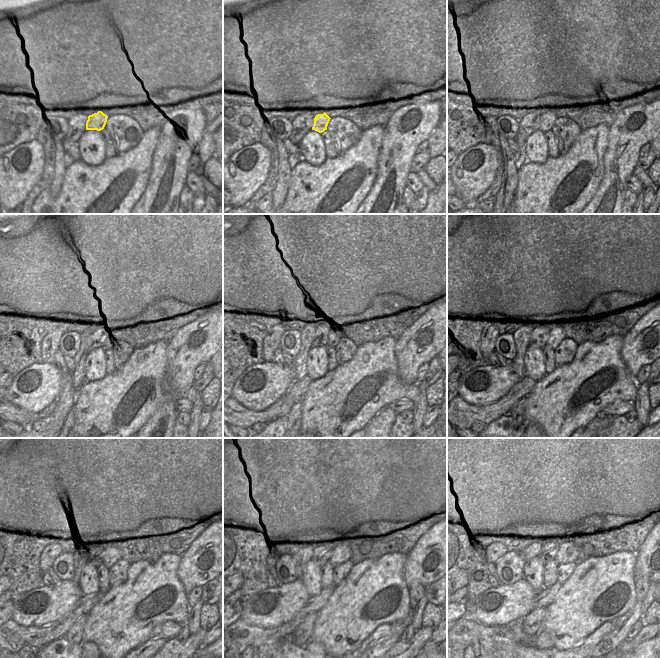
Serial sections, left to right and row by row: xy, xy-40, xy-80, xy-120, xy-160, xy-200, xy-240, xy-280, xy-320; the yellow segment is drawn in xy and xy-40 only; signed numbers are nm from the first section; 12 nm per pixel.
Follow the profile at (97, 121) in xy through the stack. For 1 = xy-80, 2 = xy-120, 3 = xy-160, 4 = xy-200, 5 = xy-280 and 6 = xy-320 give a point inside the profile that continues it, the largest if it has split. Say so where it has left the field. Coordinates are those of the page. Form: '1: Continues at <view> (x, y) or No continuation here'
1: Continues at xy-80 (547, 120)
2: Continues at xy-120 (107, 339)
3: Continues at xy-160 (333, 336)
4: Continues at xy-200 (557, 334)
5: Continues at xy-280 (342, 553)
6: Continues at xy-320 (568, 552).

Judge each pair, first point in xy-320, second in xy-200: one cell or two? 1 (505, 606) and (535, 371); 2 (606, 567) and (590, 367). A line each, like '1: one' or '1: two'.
1: two
2: one

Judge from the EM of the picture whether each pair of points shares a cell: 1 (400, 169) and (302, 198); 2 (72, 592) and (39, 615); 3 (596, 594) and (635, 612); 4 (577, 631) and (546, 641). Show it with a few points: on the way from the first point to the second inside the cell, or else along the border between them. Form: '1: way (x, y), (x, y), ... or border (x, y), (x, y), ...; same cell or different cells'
1: border (379, 153), (378, 171), (375, 181), (365, 197); different cells
2: way (64, 596), (47, 608); same cell
3: border (636, 600), (629, 610), (610, 621); different cells
4: border (542, 629), (550, 636), (554, 646); different cells

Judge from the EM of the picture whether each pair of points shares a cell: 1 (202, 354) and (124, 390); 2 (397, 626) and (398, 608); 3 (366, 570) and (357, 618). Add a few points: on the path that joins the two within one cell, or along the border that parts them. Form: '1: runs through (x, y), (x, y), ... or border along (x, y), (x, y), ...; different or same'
1: border along (166, 347), (166, 373), (162, 380), (162, 394); different
2: border along (411, 609), (405, 617), (391, 623); different
3: runs through (366, 582), (366, 597), (357, 606); same

